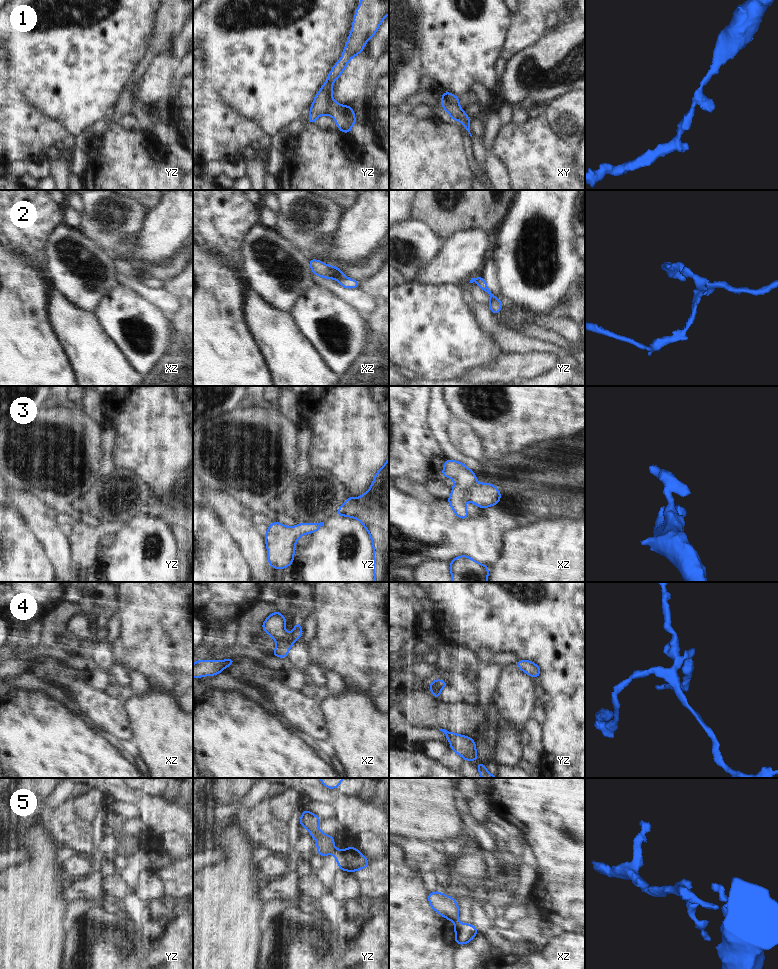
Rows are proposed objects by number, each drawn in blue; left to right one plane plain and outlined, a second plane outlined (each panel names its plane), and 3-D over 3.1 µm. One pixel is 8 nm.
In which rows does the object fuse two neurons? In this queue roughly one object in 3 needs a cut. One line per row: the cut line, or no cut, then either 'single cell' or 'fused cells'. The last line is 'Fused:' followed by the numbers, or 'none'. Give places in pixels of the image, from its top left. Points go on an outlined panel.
1: no cut | single cell
2: xz (343, 275), (338, 279) | fused cells
3: no cut | single cell
4: no cut | single cell
5: xz (456, 918), (452, 921) | fused cells
Fused: 2, 5

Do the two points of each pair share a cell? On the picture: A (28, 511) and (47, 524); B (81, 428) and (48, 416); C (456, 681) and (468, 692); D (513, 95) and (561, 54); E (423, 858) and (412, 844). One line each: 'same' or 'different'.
A: same
B: same
C: same
D: same
E: same

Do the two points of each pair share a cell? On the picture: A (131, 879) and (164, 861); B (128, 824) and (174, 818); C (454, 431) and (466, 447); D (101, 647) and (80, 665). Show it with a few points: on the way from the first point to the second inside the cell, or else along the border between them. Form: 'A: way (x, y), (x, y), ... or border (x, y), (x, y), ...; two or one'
A: way (136, 870), (145, 861), (155, 861); one
B: border (139, 817), (146, 824), (149, 832); two
C: way (458, 435), (466, 443); one
D: border (91, 656), (97, 668); two

